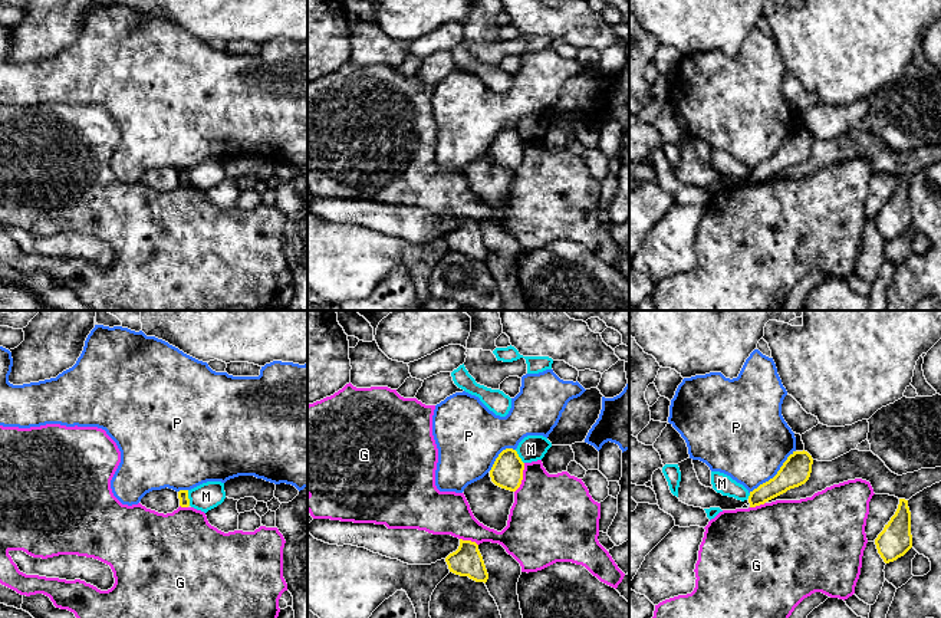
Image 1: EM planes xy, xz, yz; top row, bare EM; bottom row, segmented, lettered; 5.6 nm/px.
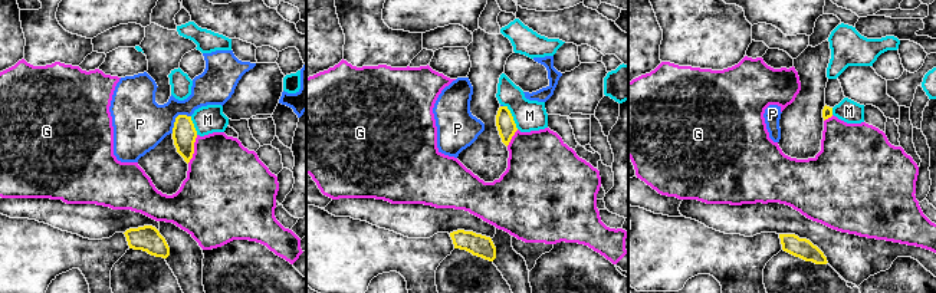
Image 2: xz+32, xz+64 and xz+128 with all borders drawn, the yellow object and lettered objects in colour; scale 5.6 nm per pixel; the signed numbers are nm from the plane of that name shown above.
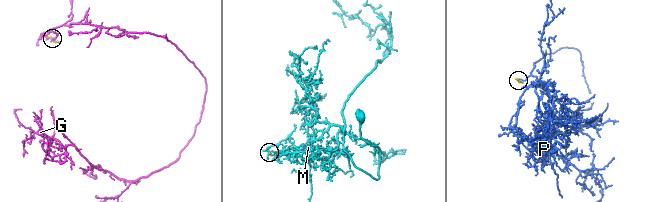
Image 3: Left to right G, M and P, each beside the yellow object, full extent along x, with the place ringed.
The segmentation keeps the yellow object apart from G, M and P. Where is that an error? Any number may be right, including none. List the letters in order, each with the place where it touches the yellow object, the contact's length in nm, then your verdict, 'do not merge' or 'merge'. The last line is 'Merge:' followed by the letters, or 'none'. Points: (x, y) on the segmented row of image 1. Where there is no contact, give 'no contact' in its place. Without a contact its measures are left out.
G: xz (522, 477) | 180 nm | do not merge
M: xy (187, 497) | 90 nm | do not merge
P: yz (775, 476) | 360 nm | do not merge
Merge: none

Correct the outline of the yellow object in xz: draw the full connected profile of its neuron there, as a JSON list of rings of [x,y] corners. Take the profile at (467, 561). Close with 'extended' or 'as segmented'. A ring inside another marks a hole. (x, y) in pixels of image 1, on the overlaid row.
[[[460,539],[460,546],[455,552],[445,558],[450,572],[468,576],[476,582],[487,582],[488,573],[478,550],[478,545],[471,540]]]; as segmented

